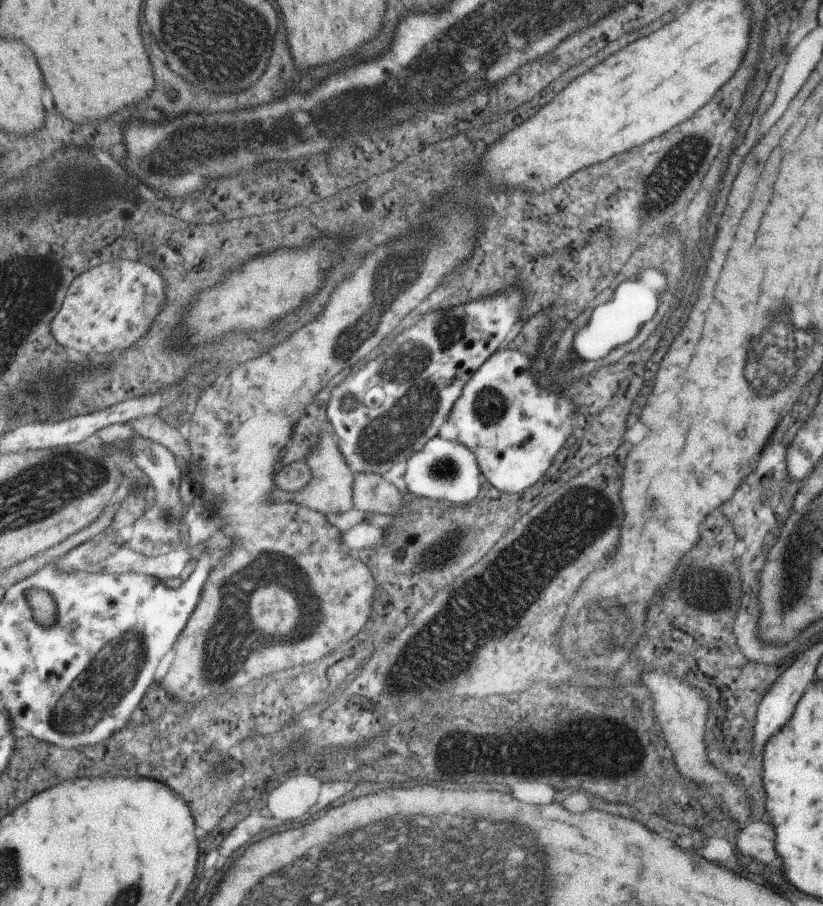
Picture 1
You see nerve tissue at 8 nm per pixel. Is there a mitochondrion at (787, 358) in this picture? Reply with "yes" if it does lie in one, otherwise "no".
yes

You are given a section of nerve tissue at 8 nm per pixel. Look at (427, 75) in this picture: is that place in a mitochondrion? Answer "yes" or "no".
yes

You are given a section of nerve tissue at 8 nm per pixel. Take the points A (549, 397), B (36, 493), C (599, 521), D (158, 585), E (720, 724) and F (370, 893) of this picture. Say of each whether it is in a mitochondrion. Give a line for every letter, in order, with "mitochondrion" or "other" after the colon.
A: other
B: mitochondrion
C: mitochondrion
D: other
E: other
F: mitochondrion

